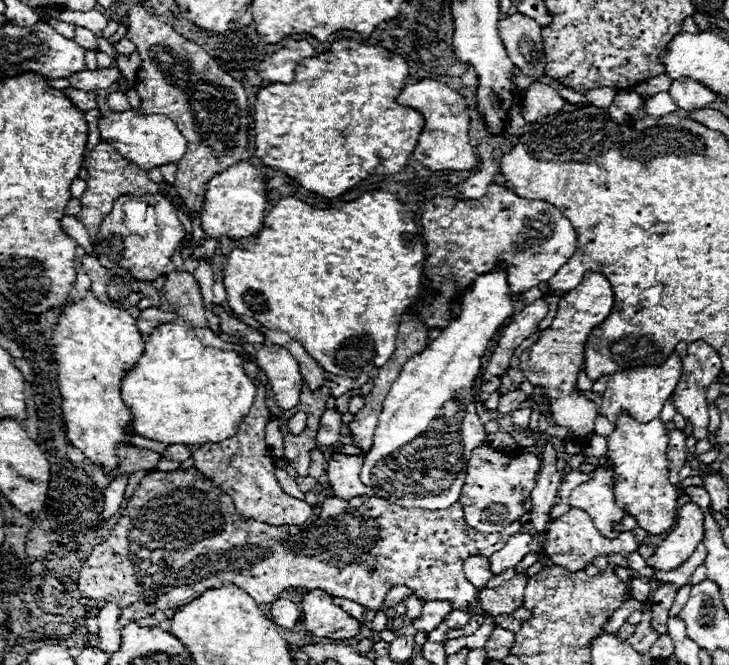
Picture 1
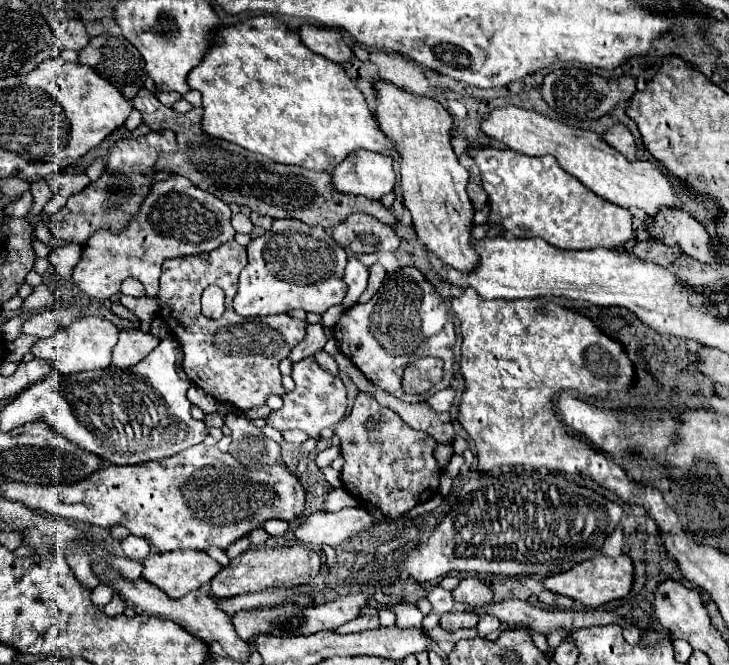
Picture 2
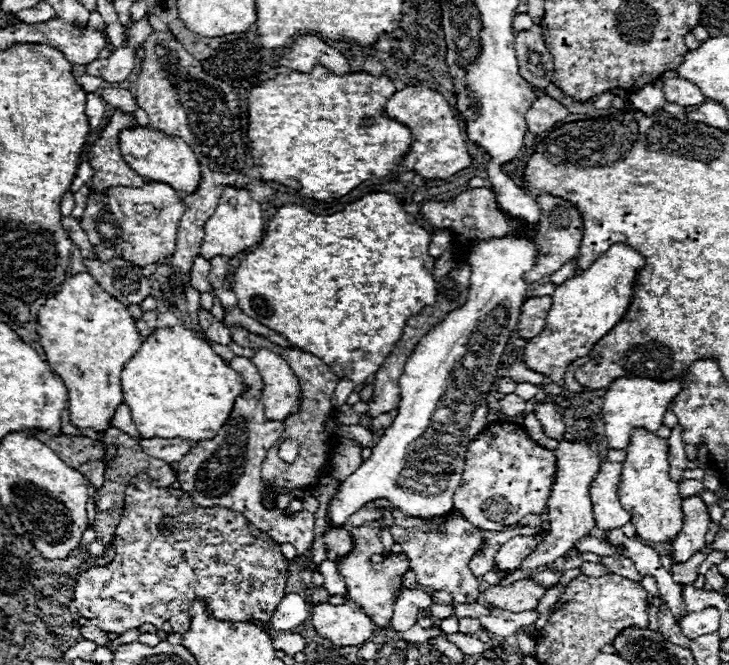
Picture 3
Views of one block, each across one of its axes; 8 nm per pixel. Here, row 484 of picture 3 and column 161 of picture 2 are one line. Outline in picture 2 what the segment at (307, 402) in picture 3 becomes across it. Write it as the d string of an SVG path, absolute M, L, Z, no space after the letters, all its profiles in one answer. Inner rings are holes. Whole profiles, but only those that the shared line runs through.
M236 240L218 246L208 254L180 256L162 264L160 278L160 316L170 324L172 334L182 344L182 368L188 378L206 394L222 404L232 404L240 412L262 406L270 394L286 394L278 370L280 360L288 358L290 350L304 338L306 320L290 318L288 314L270 316L270 324L238 318L232 308L232 298L238 290L238 276L246 266L246 248ZM208 284L218 284L226 292L226 310L218 320L206 318L200 312L200 296Z

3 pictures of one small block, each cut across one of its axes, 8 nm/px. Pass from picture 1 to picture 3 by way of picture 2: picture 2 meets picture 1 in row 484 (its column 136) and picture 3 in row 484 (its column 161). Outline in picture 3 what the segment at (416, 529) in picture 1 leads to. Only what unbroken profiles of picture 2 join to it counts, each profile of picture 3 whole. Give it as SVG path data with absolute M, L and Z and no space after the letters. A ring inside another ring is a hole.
M138 474L134 476L134 480L130 482L128 490L126 490L126 498L124 498L124 512L120 518L120 524L116 526L116 556L110 564L106 566L92 566L86 572L82 572L78 576L76 582L76 590L74 590L74 604L78 608L78 612L92 620L96 626L100 626L104 632L114 632L114 634L124 634L126 630L138 628L142 624L154 624L156 628L162 628L162 624L168 620L174 628L174 632L178 632L178 614L188 612L188 620L190 620L190 604L196 598L204 598L208 602L208 608L212 610L212 614L218 620L234 620L234 622L246 622L246 620L260 620L260 622L268 622L274 614L274 608L280 604L284 592L284 584L286 584L286 574L288 574L288 560L284 558L284 554L280 552L280 544L274 542L266 532L258 530L254 524L250 524L242 514L228 510L228 508L198 508L190 496L186 492L182 492L180 488L156 488L150 480L148 474Z

